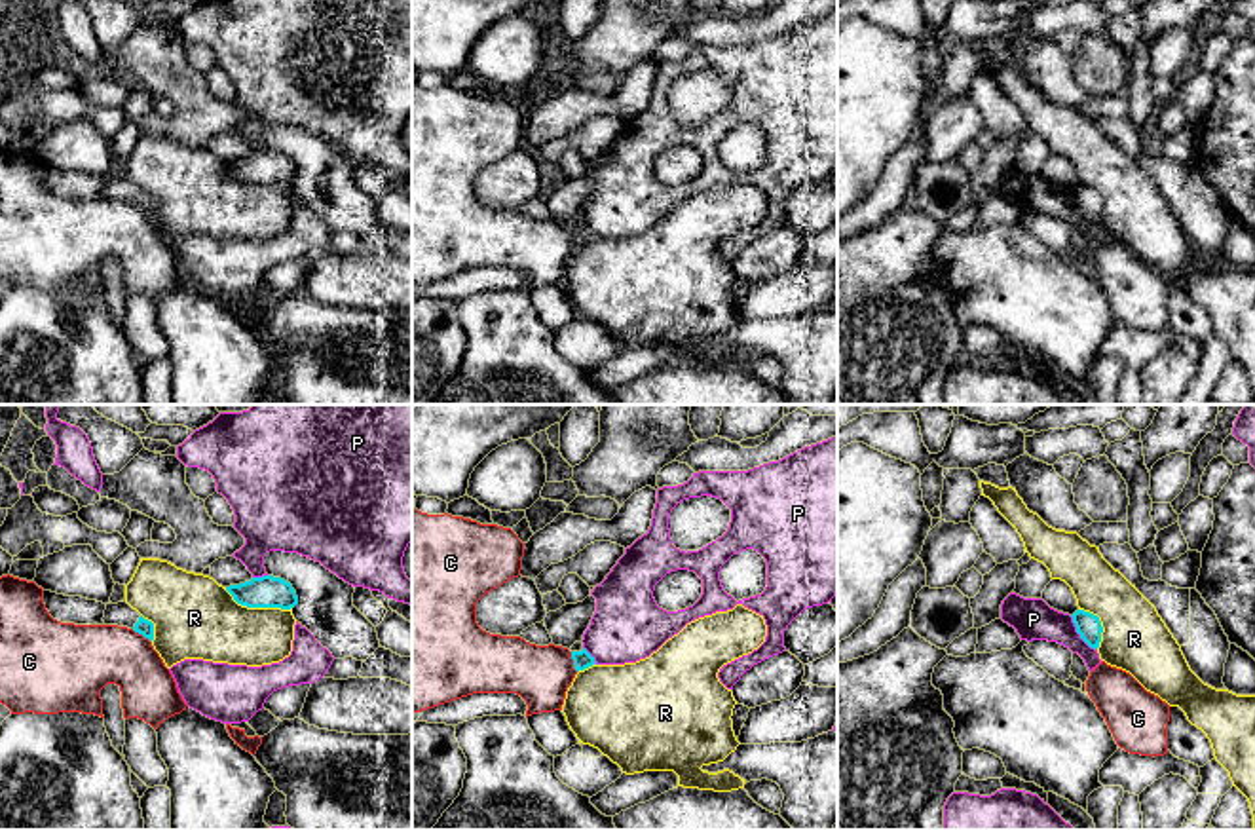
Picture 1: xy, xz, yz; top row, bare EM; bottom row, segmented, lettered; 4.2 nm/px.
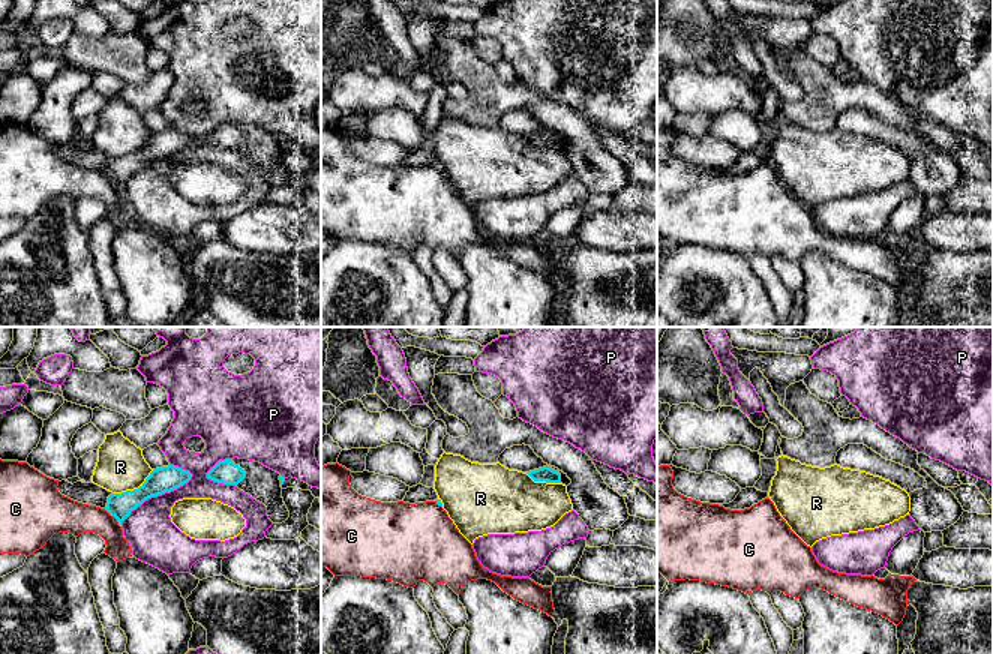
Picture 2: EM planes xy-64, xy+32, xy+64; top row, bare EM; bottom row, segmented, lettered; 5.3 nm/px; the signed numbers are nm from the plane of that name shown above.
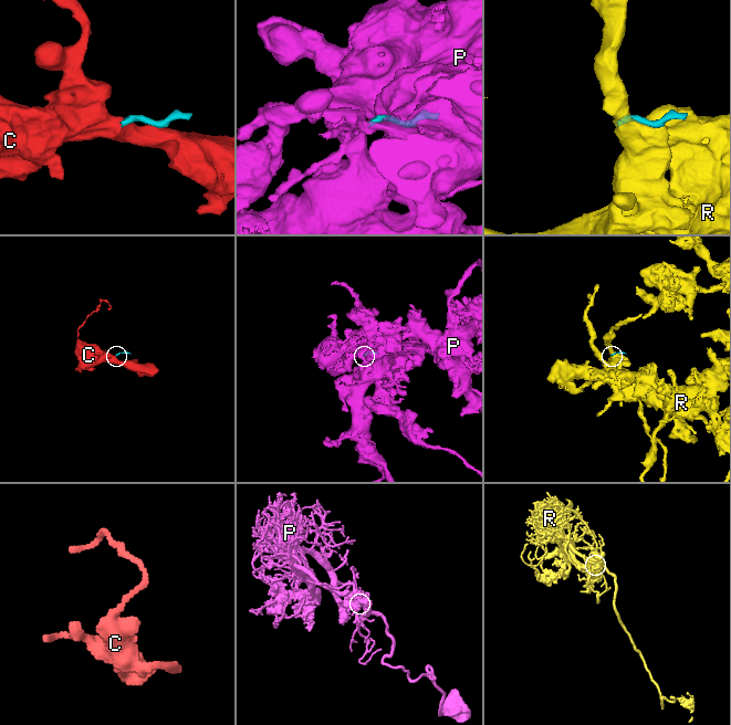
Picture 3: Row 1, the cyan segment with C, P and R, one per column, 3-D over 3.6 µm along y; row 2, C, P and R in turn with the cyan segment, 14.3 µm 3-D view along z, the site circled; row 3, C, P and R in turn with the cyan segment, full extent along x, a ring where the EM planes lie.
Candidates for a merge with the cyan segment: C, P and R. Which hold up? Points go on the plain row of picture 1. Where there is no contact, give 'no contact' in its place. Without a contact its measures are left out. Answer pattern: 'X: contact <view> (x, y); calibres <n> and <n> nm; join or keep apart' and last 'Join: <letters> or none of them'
C: contact xz (574, 236); calibres 80 and 260 nm; keep apart
P: contact yz (1079, 207); calibres 110 and 180 nm; keep apart
R: contact xy (257, 181); calibres 140 and 340 nm; keep apart
Join: none of them

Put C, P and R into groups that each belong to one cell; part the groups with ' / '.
C / P / R

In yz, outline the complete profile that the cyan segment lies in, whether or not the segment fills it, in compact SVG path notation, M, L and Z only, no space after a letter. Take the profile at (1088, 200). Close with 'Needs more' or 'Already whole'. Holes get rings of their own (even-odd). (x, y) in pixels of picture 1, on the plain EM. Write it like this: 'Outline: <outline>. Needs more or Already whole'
Outline: M1077 184L1071 192L1080 213L1090 222L1097 224L1101 217L1101 207L1103 207L1099 192L1084 184Z. Already whole

